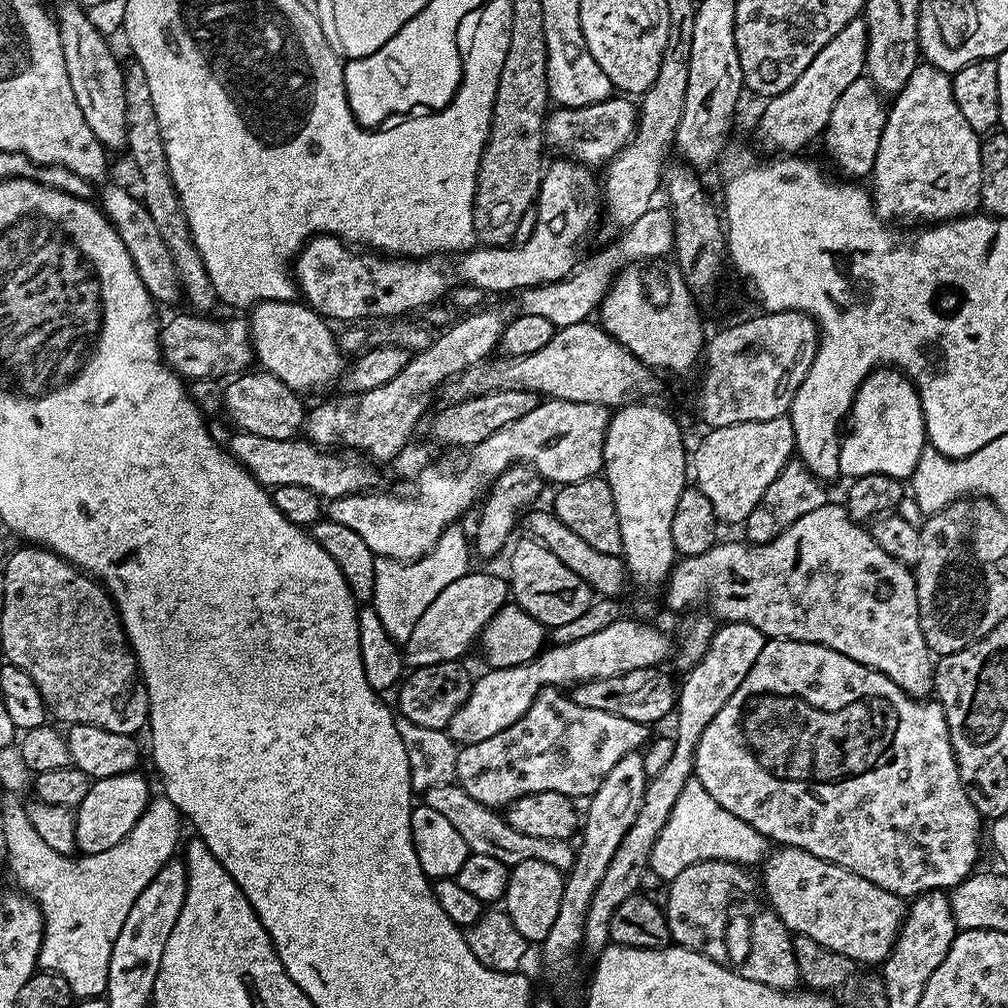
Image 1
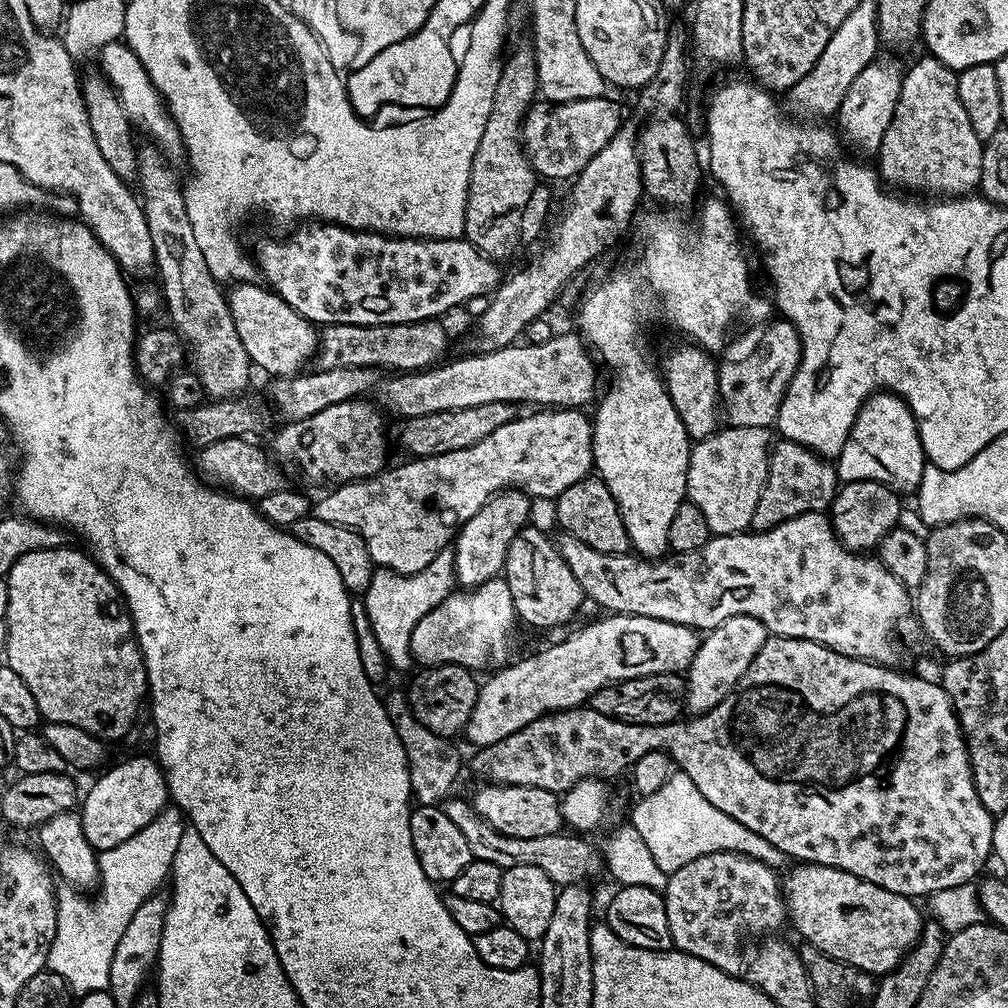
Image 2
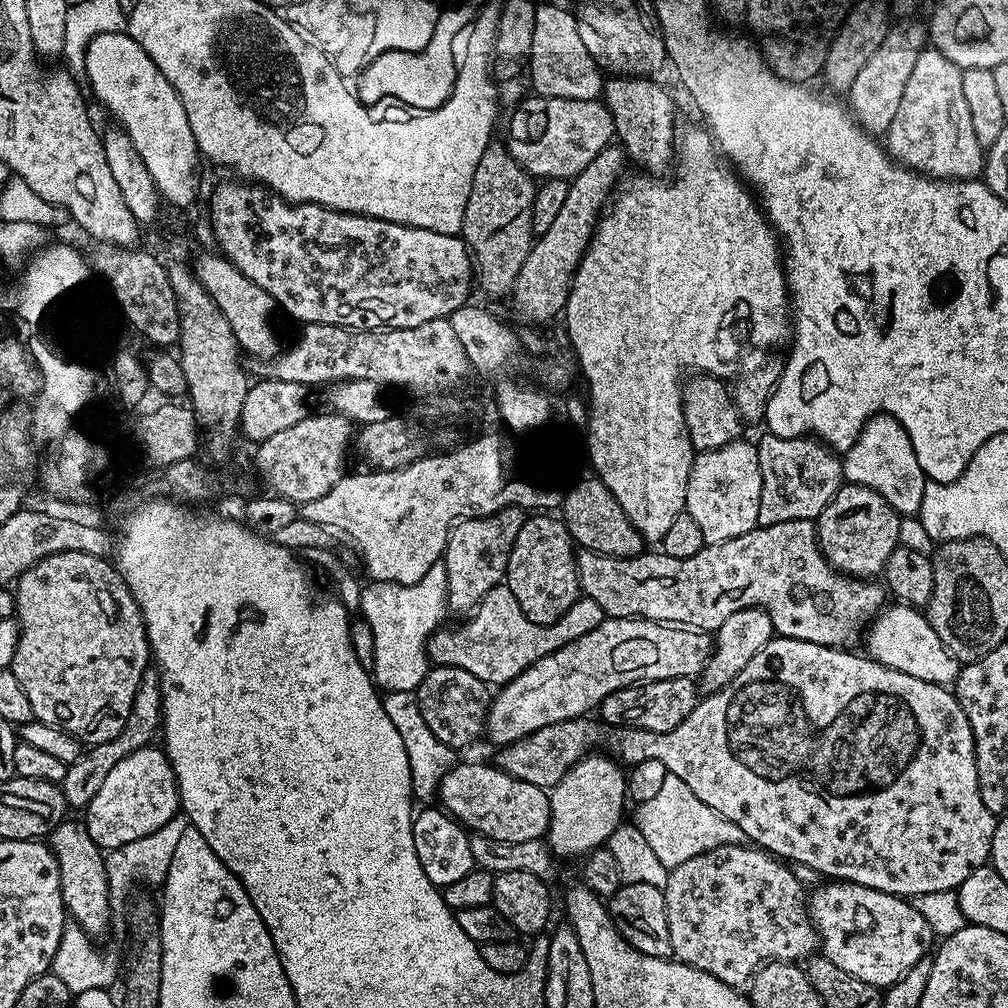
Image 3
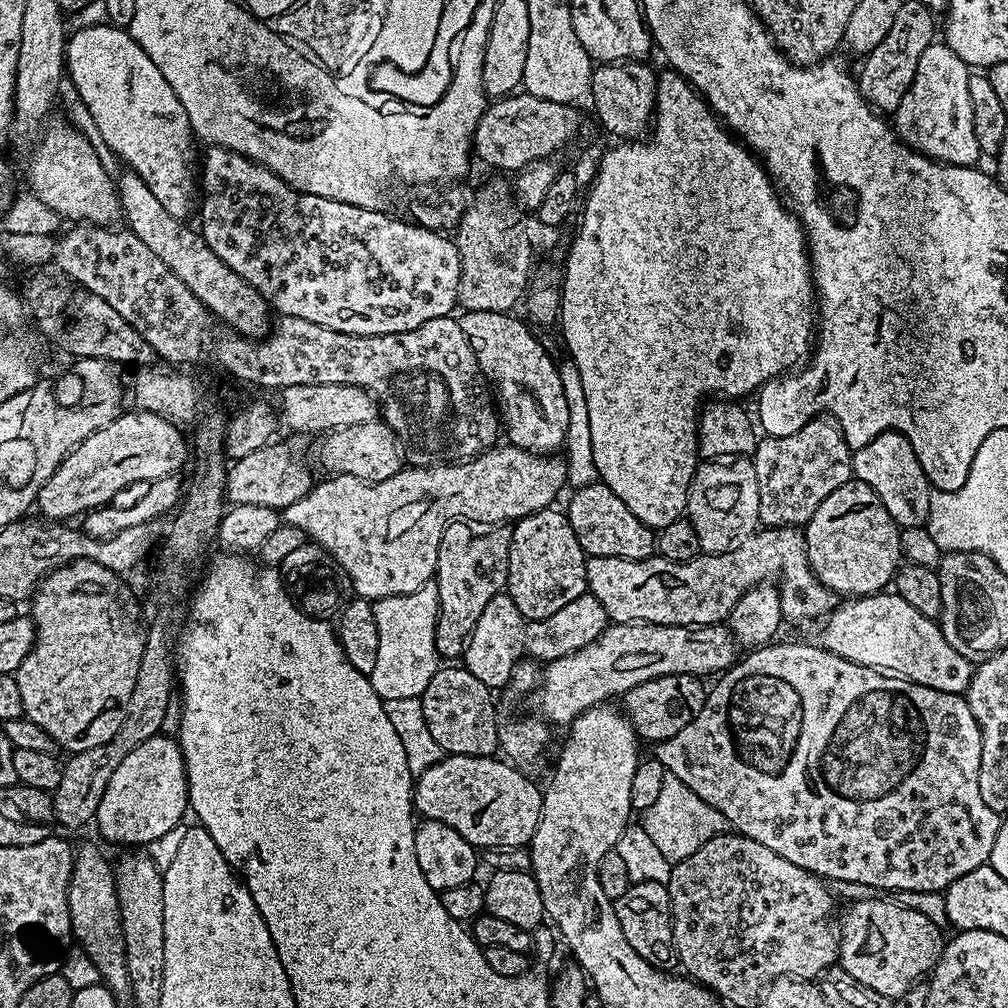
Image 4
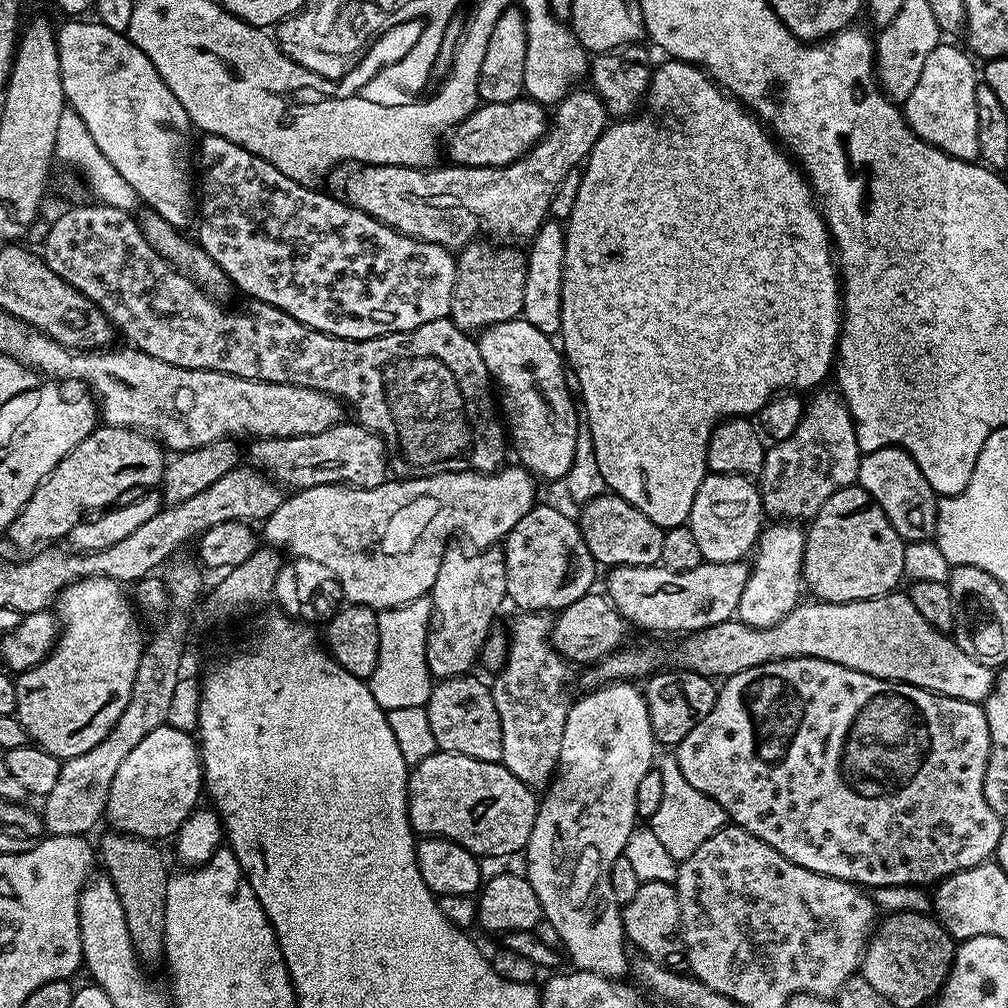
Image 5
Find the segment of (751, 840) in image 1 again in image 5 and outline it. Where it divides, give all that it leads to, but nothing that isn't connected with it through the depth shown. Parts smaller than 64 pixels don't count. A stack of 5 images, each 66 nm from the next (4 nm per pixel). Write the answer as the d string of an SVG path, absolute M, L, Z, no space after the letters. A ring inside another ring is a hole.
M668 758L661 764L659 761L658 769L662 776L662 802L650 819L650 827L662 842L662 847L679 862L690 858L690 854L694 854L694 850L698 850L698 846L702 846L706 838L710 838L719 828L725 827L726 817L722 806L718 806L714 798L702 794L702 790L694 790L694 786L686 782L674 758Z

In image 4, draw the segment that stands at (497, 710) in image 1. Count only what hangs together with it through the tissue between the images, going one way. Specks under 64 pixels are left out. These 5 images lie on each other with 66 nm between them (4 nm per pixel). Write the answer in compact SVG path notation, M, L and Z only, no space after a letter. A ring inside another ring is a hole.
M723 623L697 624L612 624L590 646L582 646L582 650L574 650L574 654L566 654L566 658L547 661L543 665L542 675L534 689L536 696L535 715L543 718L549 725L571 725L572 721L588 708L603 705L611 696L623 697L634 686L642 682L650 682L650 678L662 678L670 674L686 674L697 678L708 678L711 672L723 673L732 667L737 659L738 645L736 637Z

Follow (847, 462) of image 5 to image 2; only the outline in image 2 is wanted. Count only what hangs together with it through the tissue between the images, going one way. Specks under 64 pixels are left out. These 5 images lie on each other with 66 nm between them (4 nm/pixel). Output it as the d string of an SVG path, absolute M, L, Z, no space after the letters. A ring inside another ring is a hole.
M777 439L771 445L768 477L765 478L761 496L754 509L751 531L765 532L790 518L831 509L837 491L836 469L825 457L793 440Z

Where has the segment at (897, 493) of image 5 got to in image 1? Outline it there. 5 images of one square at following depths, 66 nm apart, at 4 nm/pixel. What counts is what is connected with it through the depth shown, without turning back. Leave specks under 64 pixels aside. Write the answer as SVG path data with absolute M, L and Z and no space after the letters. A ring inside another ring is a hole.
M881 366L873 370L856 391L850 413L851 420L852 429L849 430L848 436L846 432L840 445L839 475L855 478L866 474L886 474L898 481L907 481L926 447L924 411L920 408L920 395L916 392L916 385L911 379L892 366Z

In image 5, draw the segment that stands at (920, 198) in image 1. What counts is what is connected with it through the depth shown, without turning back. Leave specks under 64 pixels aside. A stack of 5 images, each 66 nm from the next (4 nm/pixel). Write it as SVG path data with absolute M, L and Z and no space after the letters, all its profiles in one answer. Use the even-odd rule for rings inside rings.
M942 42L930 50L922 65L922 74L918 74L918 83L914 85L914 90L910 90L910 98L902 101L902 111L904 120L918 138L954 158L975 161L980 155L975 106L978 68L972 65L973 57L961 48Z

